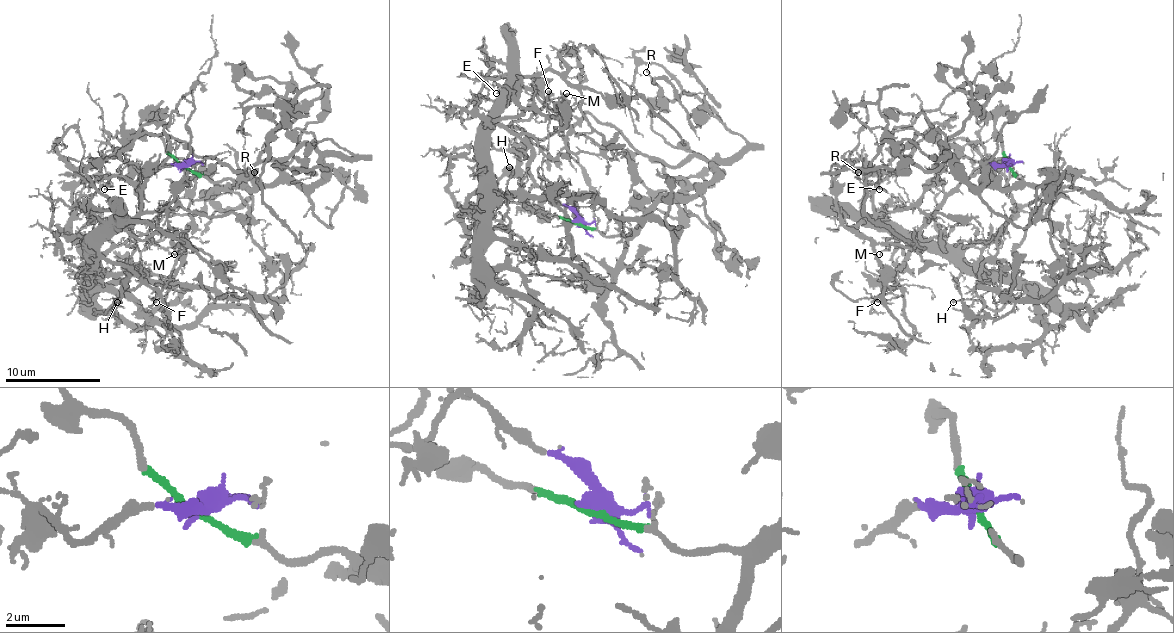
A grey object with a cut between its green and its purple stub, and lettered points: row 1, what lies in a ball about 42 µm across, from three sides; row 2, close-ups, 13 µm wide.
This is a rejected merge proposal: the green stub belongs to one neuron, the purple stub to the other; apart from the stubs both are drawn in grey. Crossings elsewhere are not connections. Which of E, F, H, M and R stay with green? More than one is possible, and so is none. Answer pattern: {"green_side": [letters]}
{"green_side": ["R"]}

